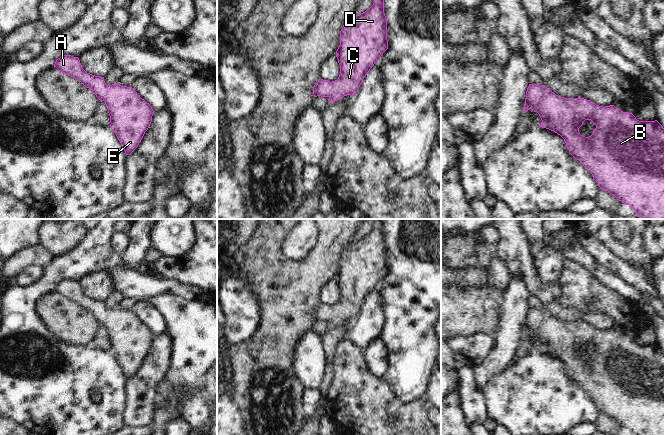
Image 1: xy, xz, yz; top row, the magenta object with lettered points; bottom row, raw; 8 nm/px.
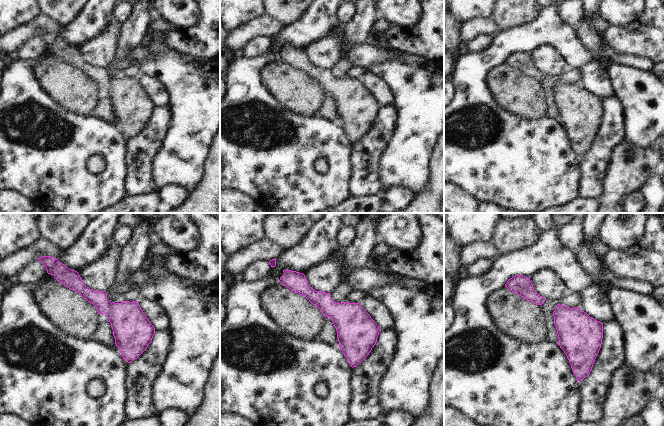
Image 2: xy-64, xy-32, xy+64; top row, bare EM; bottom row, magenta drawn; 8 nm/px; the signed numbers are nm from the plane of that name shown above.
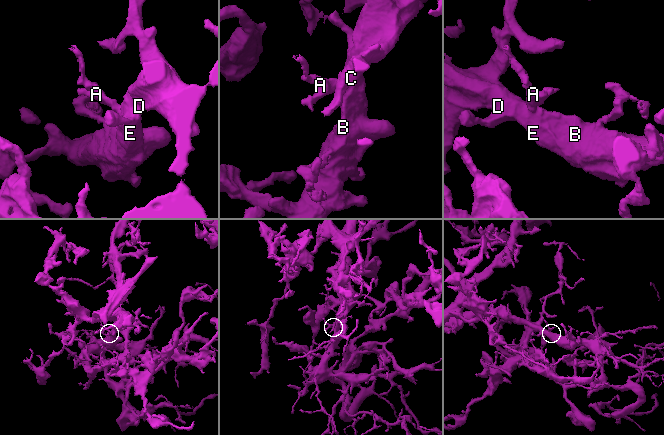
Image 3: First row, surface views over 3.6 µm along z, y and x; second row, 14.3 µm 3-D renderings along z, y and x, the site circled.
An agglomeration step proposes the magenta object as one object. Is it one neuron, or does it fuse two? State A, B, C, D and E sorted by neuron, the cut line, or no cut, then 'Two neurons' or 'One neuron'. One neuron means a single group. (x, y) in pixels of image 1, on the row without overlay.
Groups: A B C D E. No split. One neuron.

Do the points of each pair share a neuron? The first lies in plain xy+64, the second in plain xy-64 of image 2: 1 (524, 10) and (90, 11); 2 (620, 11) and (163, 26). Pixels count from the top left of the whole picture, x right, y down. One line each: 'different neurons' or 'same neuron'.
1: different neurons
2: different neurons

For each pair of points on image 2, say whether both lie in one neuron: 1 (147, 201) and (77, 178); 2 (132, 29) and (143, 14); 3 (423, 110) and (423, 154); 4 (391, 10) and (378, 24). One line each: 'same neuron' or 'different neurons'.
1: different neurons
2: same neuron
3: same neuron
4: different neurons

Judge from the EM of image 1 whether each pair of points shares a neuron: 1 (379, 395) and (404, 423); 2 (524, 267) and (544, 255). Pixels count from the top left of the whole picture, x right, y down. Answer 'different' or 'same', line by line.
1: same
2: different

